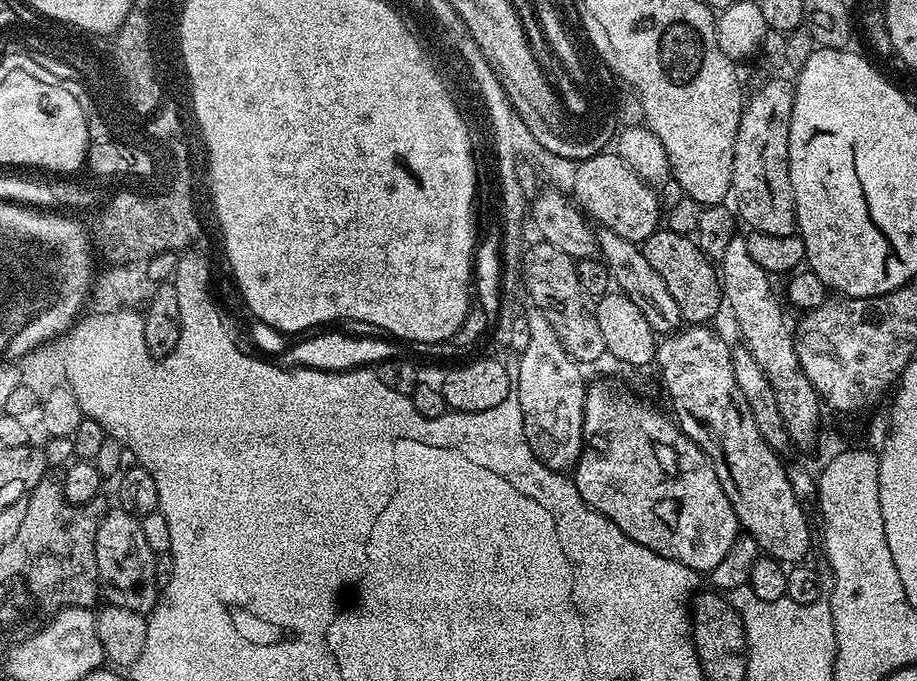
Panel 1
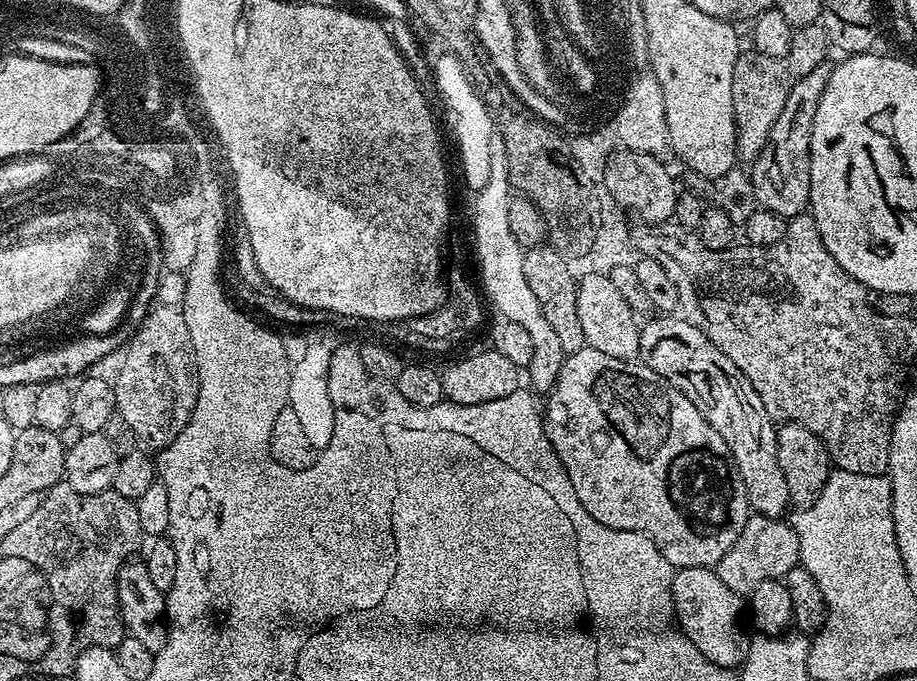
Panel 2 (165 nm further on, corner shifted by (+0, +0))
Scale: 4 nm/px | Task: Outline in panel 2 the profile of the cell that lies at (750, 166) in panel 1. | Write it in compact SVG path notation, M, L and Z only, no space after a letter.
M825 62L814 66L810 74L791 81L789 96L782 112L769 132L768 144L750 164L750 175L757 205L765 212L785 218L802 216L809 211L810 198L810 134L814 130L814 114L822 102L822 90L830 82L833 65Z

